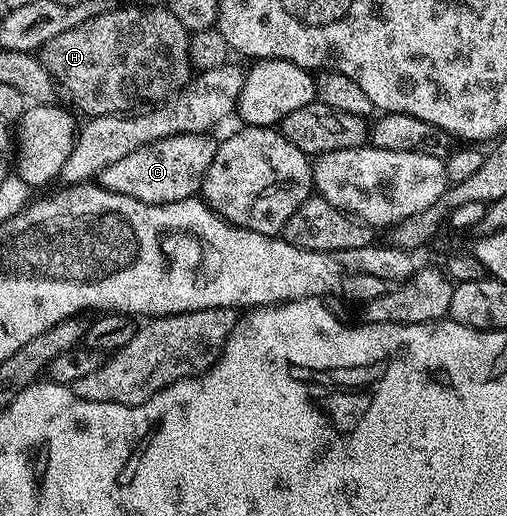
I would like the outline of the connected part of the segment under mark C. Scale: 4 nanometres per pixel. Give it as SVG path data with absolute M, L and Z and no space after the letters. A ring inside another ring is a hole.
M192 133L186 137L171 137L168 141L158 141L156 145L145 145L115 163L110 169L104 169L99 183L119 195L127 195L131 199L139 199L152 205L197 197L207 175L207 167L211 167L211 159L215 159L218 142L212 141L211 138L209 133Z

